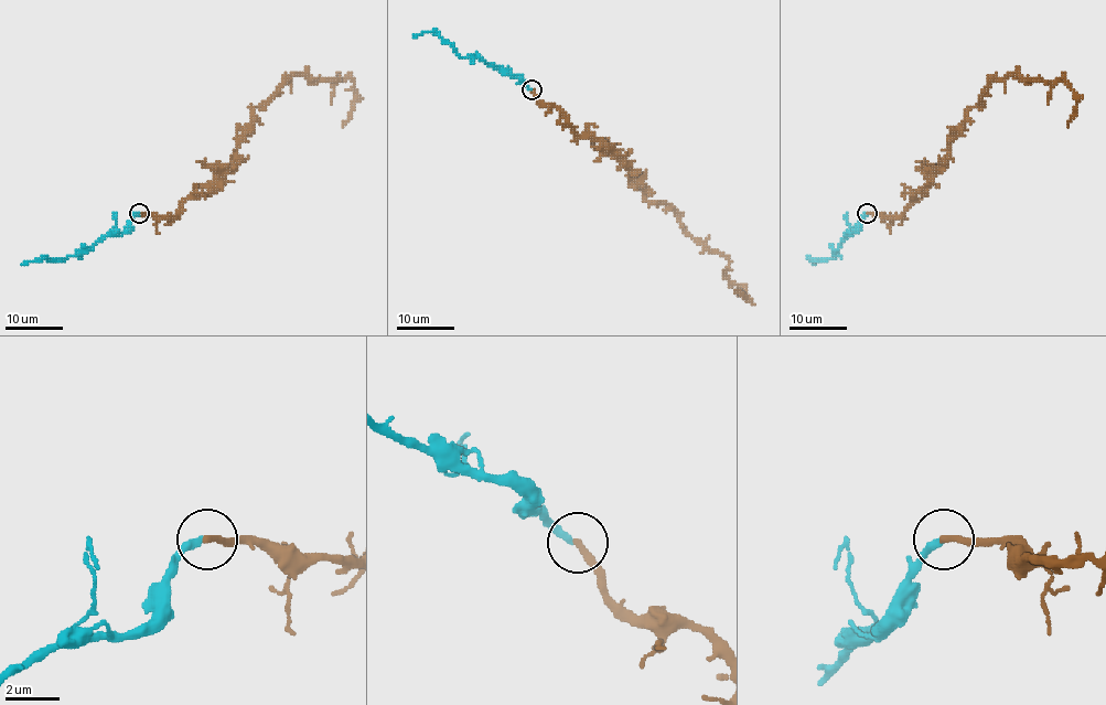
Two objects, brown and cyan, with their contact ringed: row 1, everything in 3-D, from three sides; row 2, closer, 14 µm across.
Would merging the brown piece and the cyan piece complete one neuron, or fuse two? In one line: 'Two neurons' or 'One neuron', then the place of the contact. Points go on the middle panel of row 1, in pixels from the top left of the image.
One neuron. Place: (532, 89)

